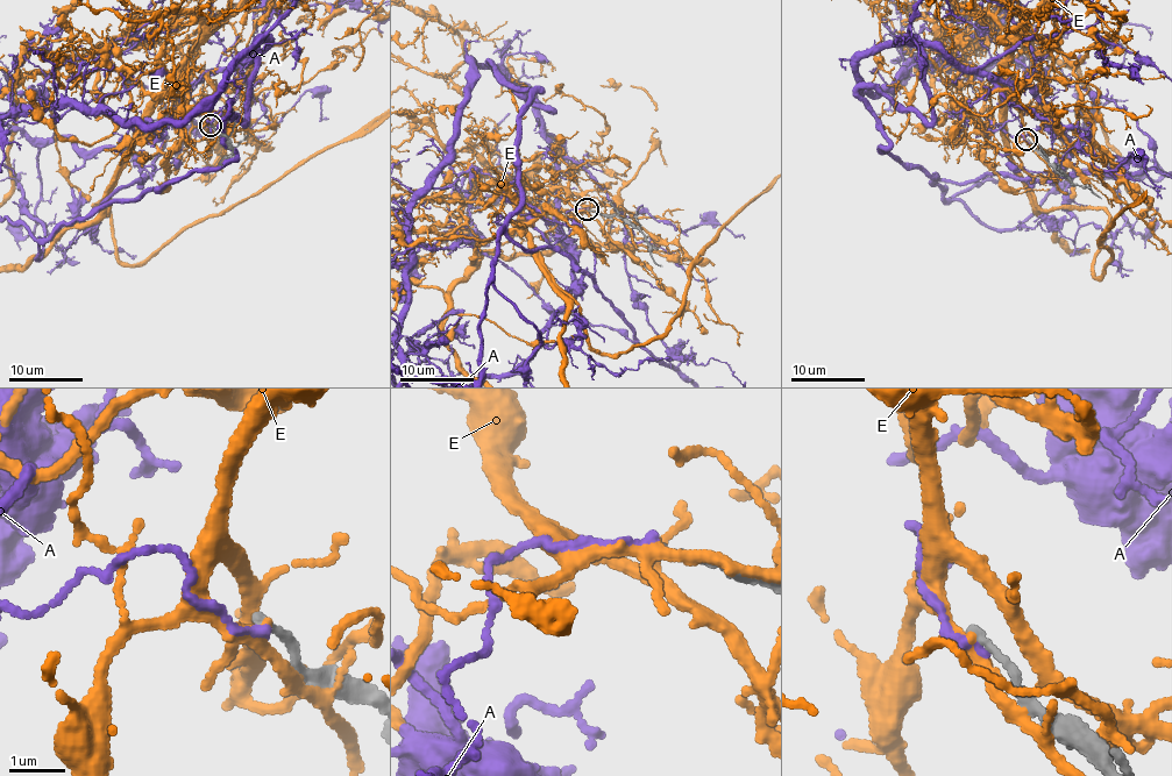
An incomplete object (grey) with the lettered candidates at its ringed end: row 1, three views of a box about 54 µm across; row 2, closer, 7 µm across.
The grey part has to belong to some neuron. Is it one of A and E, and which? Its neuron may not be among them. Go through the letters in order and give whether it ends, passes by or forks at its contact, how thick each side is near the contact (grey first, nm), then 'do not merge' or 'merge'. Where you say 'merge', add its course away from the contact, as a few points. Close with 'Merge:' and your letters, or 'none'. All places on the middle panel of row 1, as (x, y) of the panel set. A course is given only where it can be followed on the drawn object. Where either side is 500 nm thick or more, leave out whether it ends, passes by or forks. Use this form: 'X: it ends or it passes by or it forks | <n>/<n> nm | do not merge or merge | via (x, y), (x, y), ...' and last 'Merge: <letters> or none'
A: it ends | 140/150 nm | do not merge
E: it forks | 130/180 nm | do not merge
Merge: none

